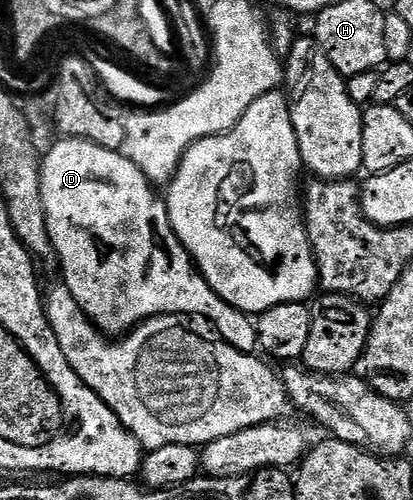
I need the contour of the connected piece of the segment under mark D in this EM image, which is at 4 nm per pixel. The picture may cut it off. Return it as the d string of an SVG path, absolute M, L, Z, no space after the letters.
M65 137L59 138L57 140L59 143L55 145L54 148L51 149L50 152L45 152L44 158L42 160L42 200L44 201L44 217L48 221L48 237L52 241L52 245L54 246L54 251L58 255L58 261L60 264L60 272L62 271L62 275L64 278L64 285L70 290L72 293L72 297L78 303L80 309L86 314L87 318L90 319L90 322L94 324L94 326L102 332L103 335L107 337L122 337L127 333L134 330L135 327L140 323L146 322L148 319L155 319L157 315L180 315L183 317L189 317L189 315L203 315L206 319L211 319L214 322L214 327L218 332L216 332L217 338L221 340L223 343L227 343L228 345L232 345L239 351L240 353L248 353L249 355L255 354L259 350L258 346L258 328L256 326L255 320L251 318L247 312L238 311L235 307L226 303L218 294L211 289L208 285L208 281L204 276L202 276L201 271L198 270L195 262L191 259L190 254L186 252L186 246L182 242L179 241L177 233L172 229L172 225L170 224L170 215L166 212L166 204L160 198L160 195L157 195L155 184L149 183L147 179L144 177L144 173L140 173L140 169L136 169L136 165L132 165L132 161L128 161L128 157L123 155L121 151L109 151L108 149L104 149L100 145L96 145L92 141L88 141L87 139L67 139Z

